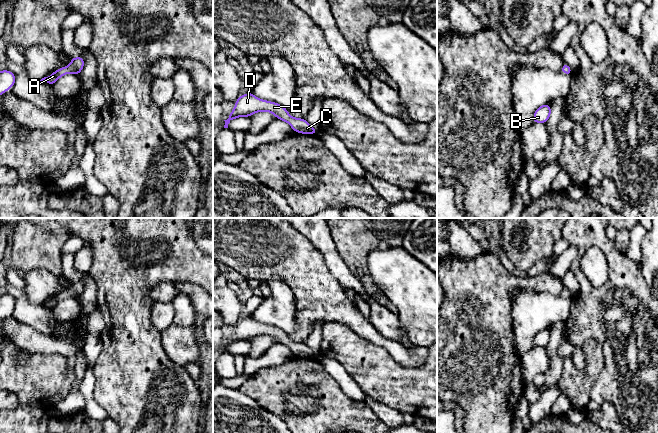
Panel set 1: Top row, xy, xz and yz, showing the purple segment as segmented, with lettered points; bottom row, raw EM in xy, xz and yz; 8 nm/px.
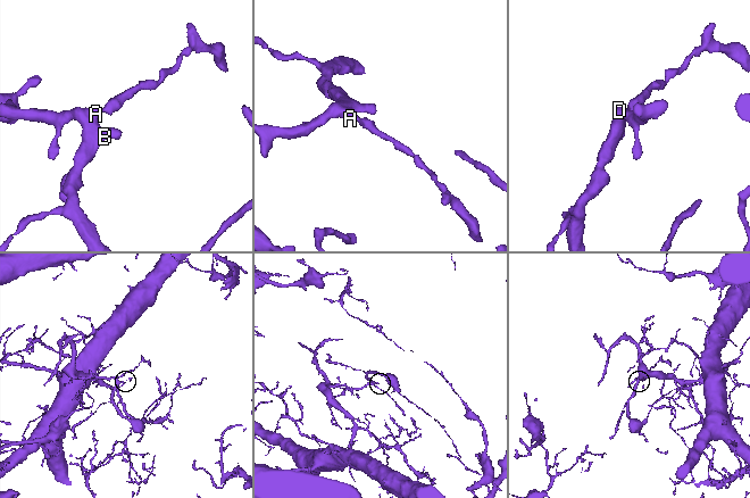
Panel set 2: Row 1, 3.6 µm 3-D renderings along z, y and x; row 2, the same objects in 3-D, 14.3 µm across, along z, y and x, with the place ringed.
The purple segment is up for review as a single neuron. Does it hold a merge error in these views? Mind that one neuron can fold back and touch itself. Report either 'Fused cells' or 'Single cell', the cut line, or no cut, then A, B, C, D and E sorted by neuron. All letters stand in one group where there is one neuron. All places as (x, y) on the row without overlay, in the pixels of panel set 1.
Single cell. No split. Groups: A B C D E

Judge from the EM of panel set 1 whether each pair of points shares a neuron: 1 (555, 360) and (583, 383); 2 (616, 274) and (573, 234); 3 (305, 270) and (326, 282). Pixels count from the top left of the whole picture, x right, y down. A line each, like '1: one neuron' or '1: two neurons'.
1: two neurons
2: one neuron
3: one neuron

